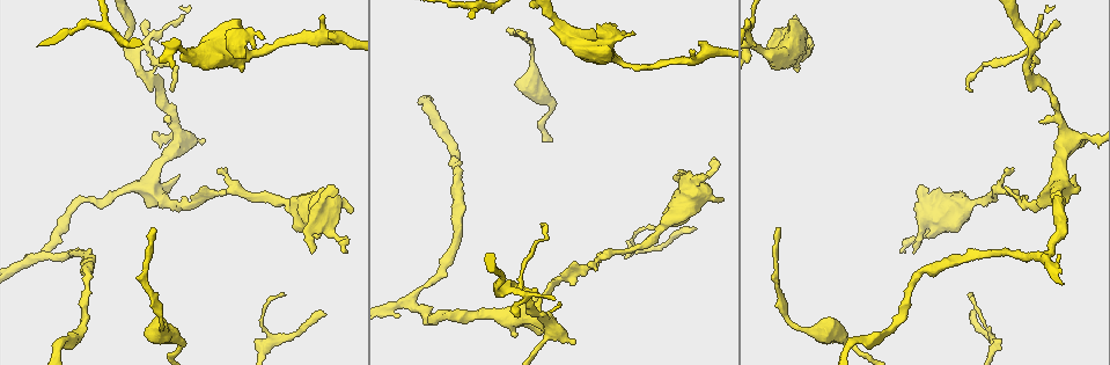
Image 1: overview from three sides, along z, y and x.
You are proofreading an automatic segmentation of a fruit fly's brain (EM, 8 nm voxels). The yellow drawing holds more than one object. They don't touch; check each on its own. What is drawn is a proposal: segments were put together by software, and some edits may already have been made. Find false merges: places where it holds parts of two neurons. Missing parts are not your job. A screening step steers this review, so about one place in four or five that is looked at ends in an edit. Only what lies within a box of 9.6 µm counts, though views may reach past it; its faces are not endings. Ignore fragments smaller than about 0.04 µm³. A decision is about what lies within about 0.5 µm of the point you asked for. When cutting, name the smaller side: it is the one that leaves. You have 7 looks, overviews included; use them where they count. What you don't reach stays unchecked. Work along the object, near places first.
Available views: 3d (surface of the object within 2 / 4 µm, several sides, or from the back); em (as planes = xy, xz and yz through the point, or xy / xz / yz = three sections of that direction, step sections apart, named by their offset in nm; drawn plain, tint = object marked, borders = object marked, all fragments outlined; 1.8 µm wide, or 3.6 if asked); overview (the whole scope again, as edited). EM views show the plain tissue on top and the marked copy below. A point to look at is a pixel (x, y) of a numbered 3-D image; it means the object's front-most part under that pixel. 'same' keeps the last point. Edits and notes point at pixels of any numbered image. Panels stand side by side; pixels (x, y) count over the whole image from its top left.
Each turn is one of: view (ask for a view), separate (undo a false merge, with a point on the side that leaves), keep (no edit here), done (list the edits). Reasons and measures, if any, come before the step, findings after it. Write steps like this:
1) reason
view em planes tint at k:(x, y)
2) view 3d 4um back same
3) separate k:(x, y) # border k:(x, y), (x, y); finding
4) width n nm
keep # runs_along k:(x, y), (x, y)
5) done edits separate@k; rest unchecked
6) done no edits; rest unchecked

a fork
view em planes tint at 1:(1046, 255)

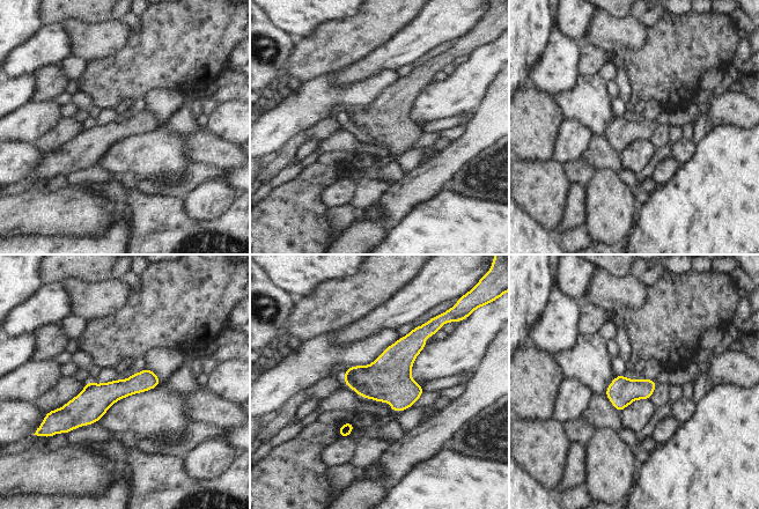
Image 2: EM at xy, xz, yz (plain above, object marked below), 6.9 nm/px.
width 180 nm
keep # runs_along 2:(156, 381), (109, 392), (61, 420); one neuron here

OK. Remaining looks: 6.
sharp bend
view 3d 2um at 1:(497, 290)

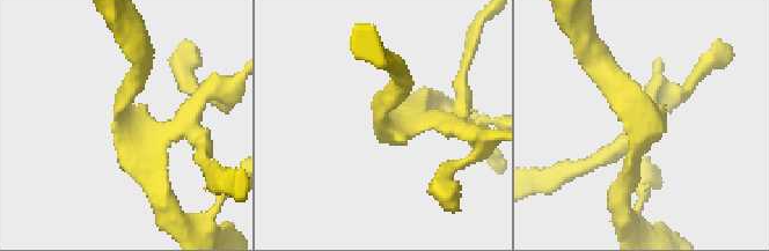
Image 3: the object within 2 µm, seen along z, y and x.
view em yz step 8 tint at 3:(121, 120)

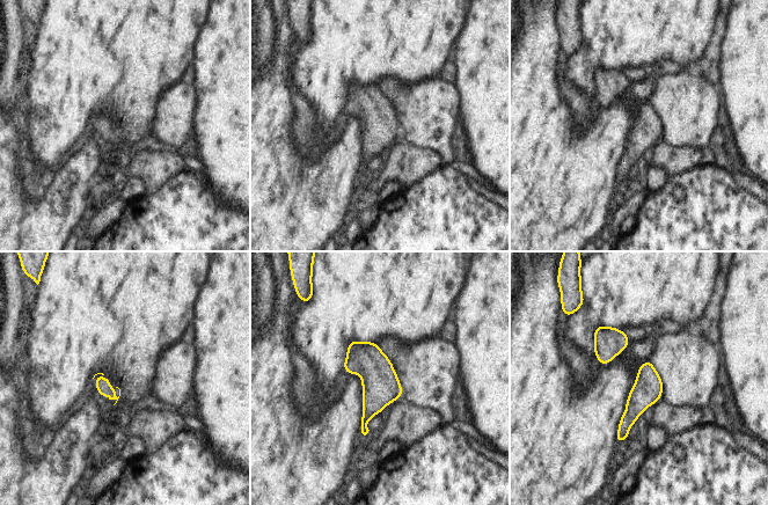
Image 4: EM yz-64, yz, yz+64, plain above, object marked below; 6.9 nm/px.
cut it another way
view em xy step 16 tint same

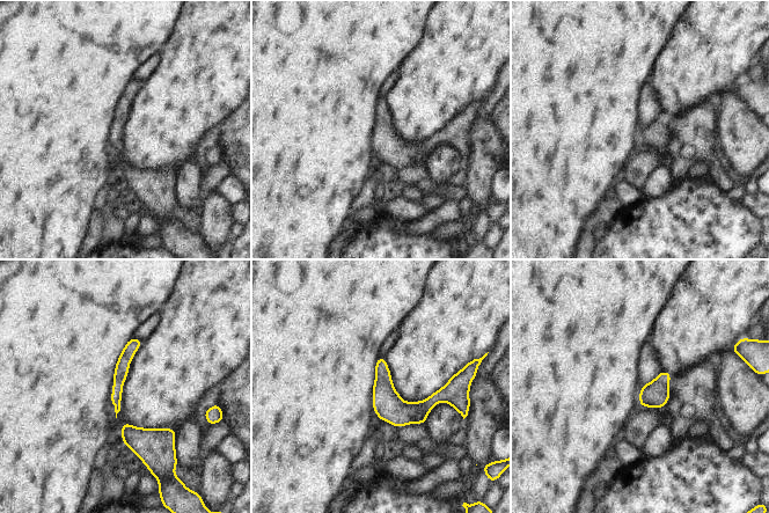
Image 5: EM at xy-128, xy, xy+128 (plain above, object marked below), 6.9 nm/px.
keep # runs_along 5:(451, 383), (422, 409), (375, 407); continuous, no second neuron

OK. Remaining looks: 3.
abrupt turn
view em xz step 16 tint at 1:(844, 339)

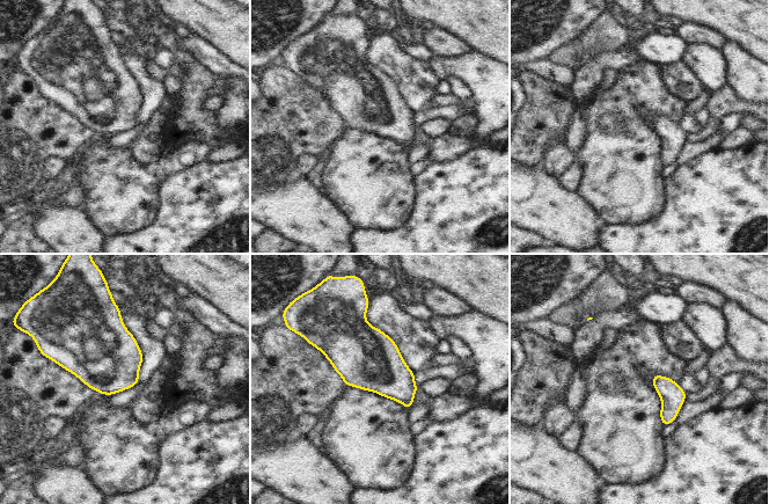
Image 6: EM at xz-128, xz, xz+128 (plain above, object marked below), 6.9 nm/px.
view em yz step 8 tint same

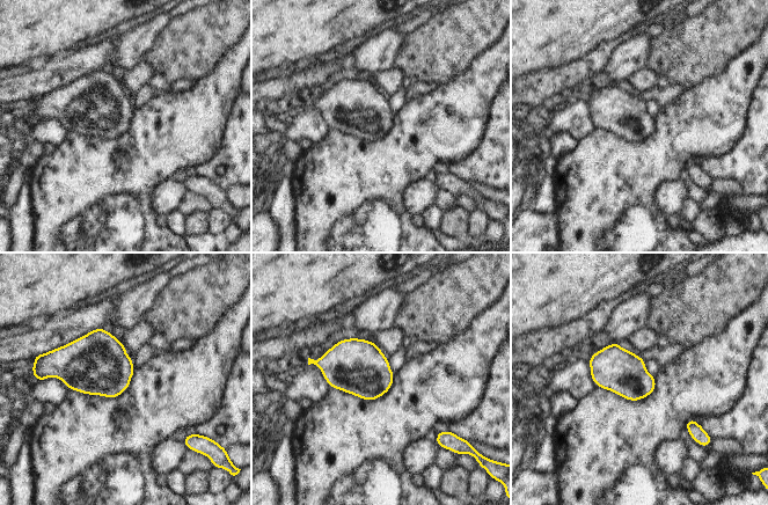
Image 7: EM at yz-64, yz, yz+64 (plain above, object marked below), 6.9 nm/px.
keep # continuous, no second neuron

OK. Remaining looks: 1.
done no edits; rest unchecked

